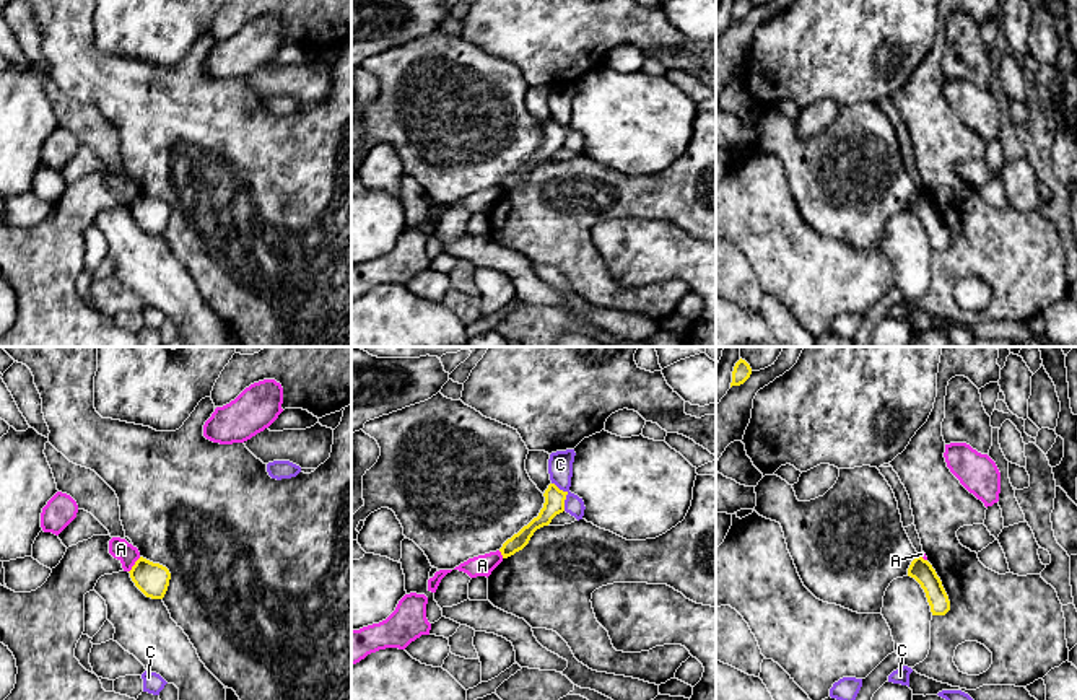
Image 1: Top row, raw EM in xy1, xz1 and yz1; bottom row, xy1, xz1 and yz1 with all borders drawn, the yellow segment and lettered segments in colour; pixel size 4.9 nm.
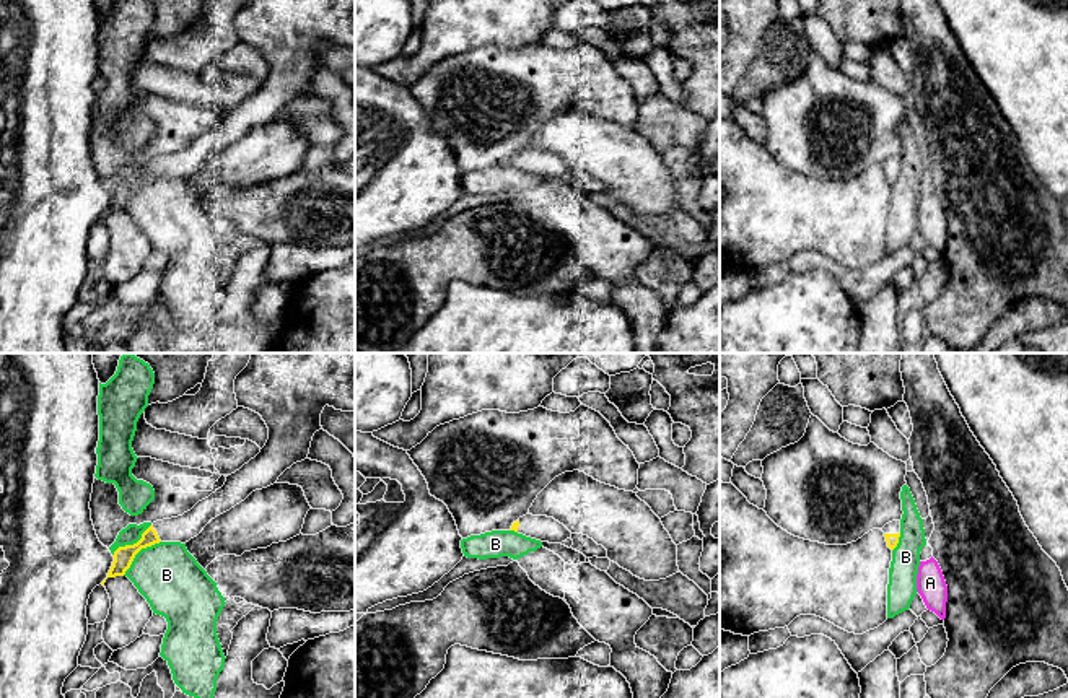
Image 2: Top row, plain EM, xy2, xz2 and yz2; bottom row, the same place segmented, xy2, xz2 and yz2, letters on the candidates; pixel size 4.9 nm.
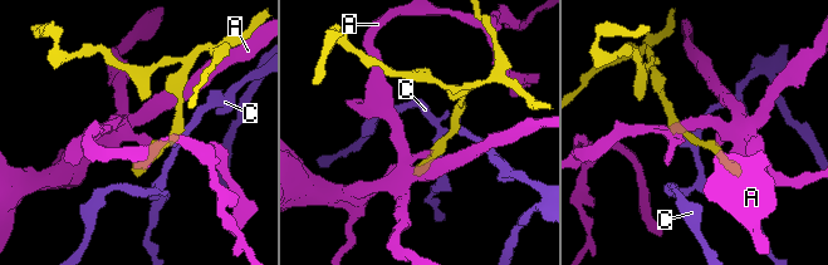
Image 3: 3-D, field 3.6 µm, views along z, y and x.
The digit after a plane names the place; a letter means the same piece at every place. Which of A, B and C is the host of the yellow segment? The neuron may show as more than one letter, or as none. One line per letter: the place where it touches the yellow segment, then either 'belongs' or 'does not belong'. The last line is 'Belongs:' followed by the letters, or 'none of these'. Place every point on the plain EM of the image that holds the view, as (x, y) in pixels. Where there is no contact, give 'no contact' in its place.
A: xy1 (134, 201) | does not belong
B: xy2 (137, 187) | does not belong
C: xz1 (566, 129) | does not belong
Belongs: none of these

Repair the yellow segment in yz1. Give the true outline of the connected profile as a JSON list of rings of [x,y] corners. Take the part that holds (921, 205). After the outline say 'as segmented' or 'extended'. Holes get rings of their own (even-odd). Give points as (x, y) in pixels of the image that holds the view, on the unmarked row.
[[[918,190],[908,203],[908,212],[914,213],[924,225],[932,251],[945,251],[950,246],[942,217],[927,195]]] | as segmented

